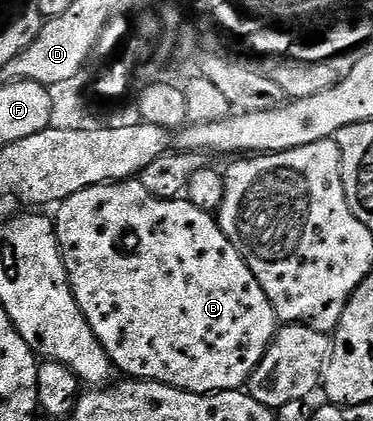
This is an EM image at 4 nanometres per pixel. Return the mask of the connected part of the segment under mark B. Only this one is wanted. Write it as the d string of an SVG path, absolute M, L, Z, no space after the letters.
M138 180L89 186L65 198L57 210L58 246L62 249L62 263L70 277L70 287L80 304L80 312L84 312L104 352L108 352L110 361L119 371L123 370L126 373L123 375L134 380L163 382L193 394L215 394L217 390L242 390L249 383L252 372L258 367L260 360L264 360L264 352L268 352L280 323L272 304L268 304L264 288L260 288L260 280L252 276L252 268L248 268L244 256L240 256L240 252L231 244L228 236L224 236L214 214L204 212L185 200L158 198L150 194Z

